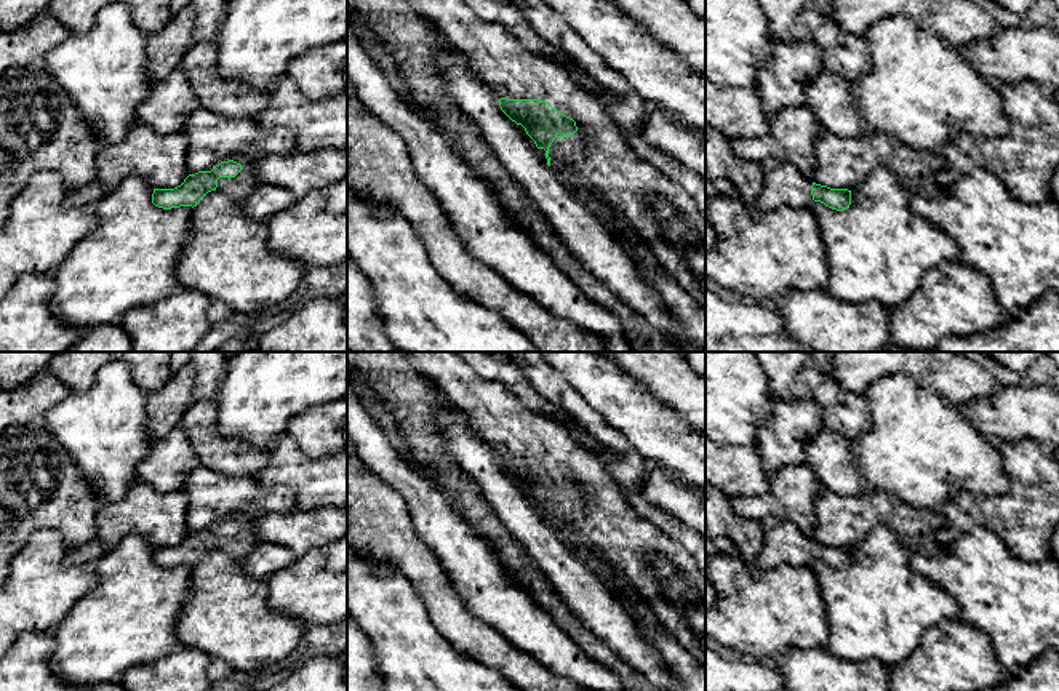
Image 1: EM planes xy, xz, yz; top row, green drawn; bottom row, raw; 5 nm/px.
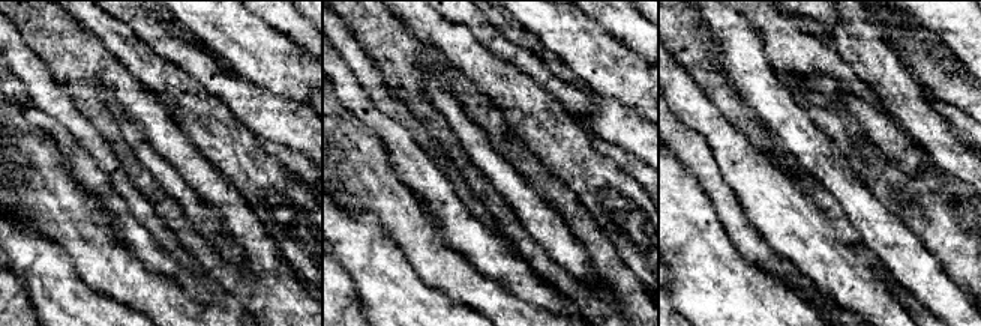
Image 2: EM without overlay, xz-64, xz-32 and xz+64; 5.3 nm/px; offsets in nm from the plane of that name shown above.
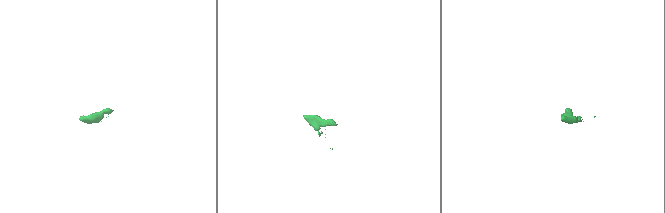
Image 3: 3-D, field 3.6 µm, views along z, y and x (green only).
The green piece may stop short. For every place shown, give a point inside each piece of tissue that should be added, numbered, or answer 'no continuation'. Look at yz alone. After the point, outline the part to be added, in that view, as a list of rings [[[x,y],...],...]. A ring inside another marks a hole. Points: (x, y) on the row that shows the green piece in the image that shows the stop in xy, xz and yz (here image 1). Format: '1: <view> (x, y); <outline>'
1: yz (784, 184); [[[769,157],[760,163],[760,170],[763,186],[755,197],[757,210],[803,208],[813,203],[813,181],[795,165]]]

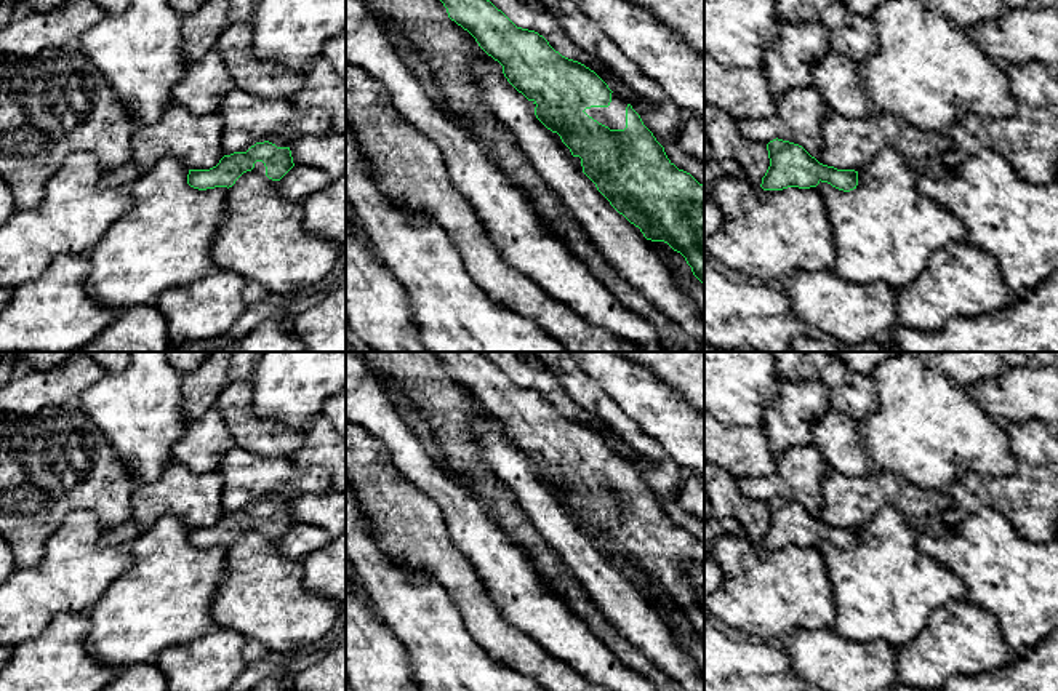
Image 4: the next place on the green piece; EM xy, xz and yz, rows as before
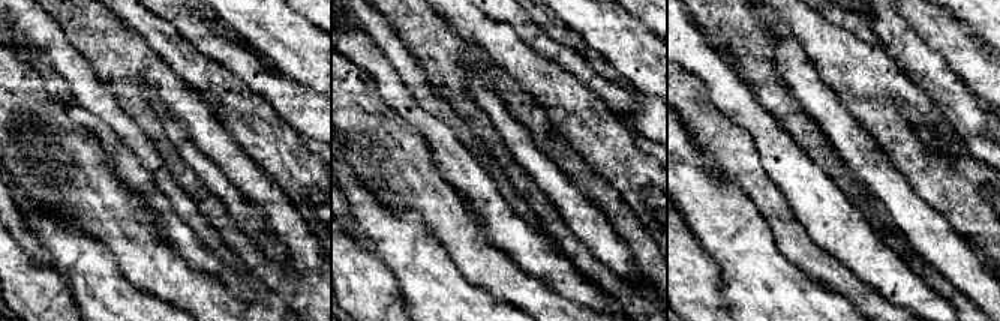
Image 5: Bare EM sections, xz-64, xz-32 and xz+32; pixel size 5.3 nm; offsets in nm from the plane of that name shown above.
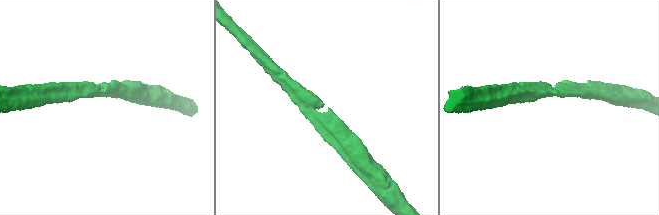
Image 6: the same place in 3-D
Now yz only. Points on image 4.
no continuation

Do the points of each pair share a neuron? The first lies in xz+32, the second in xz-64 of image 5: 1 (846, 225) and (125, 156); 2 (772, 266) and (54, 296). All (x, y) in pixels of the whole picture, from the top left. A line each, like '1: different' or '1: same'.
1: same
2: different

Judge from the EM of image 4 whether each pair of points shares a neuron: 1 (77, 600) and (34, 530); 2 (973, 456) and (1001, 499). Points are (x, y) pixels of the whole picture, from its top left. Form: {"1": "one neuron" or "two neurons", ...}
{"1": "two neurons", "2": "two neurons"}

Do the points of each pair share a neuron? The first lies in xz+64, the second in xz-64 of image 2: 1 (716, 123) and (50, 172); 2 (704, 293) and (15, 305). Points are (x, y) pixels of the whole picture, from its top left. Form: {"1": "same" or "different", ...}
{"1": "different", "2": "different"}

